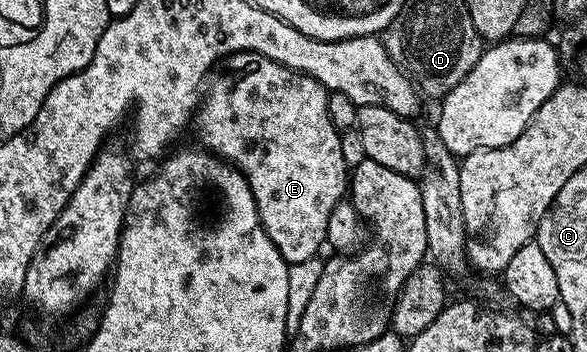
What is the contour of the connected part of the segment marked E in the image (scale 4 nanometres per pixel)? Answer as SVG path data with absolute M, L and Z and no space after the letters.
M258 52L232 54L225 65L231 71L216 73L206 83L205 93L196 109L193 130L195 126L198 145L230 162L246 176L257 204L259 223L287 263L316 257L327 241L330 213L349 190L349 168L345 156L341 156L341 134L329 116L329 92L313 76L290 70Z

